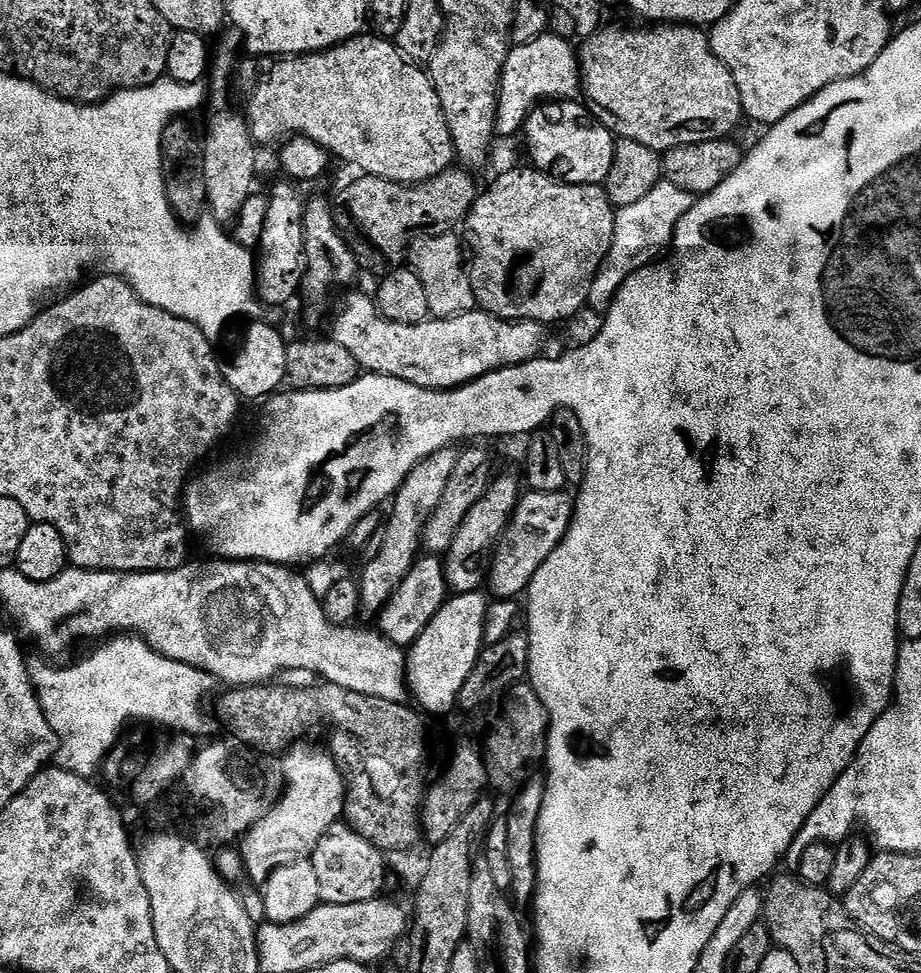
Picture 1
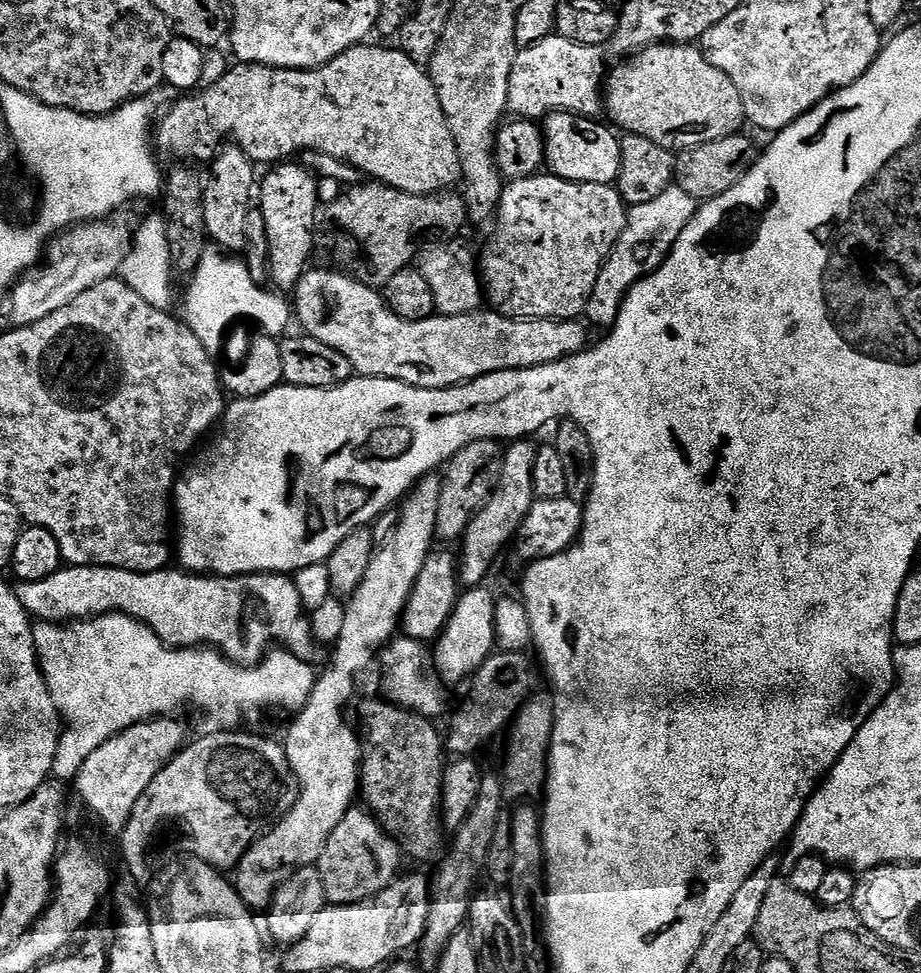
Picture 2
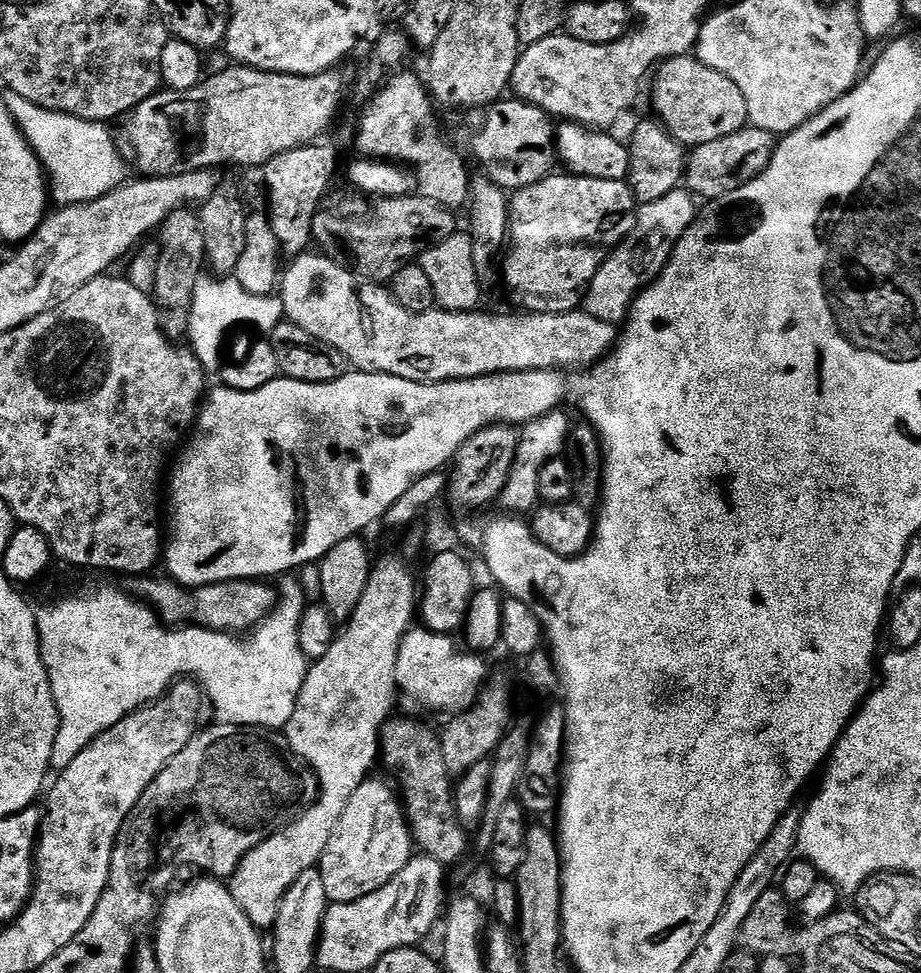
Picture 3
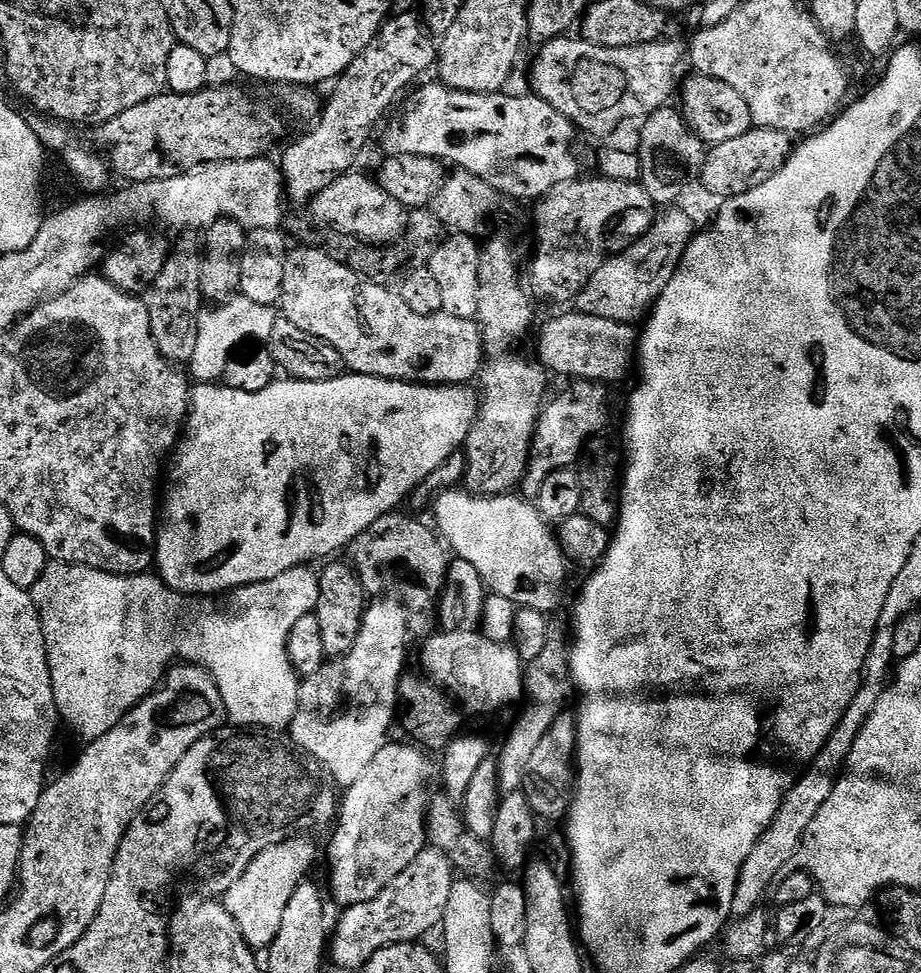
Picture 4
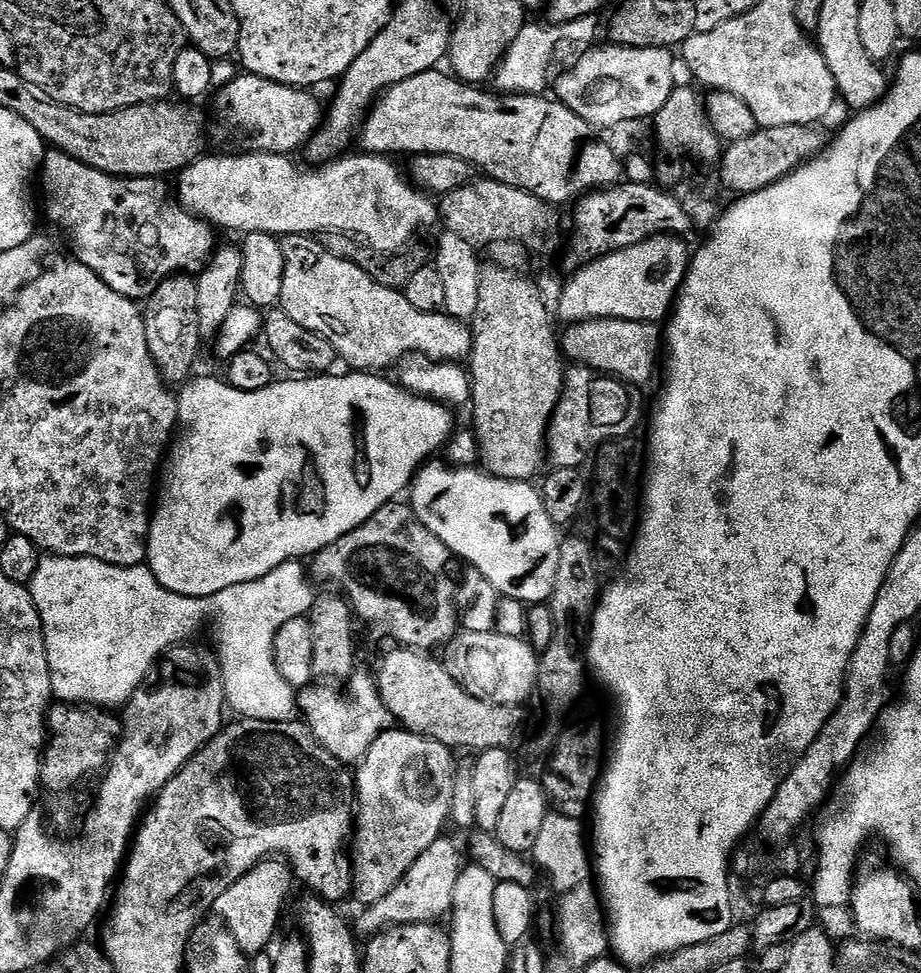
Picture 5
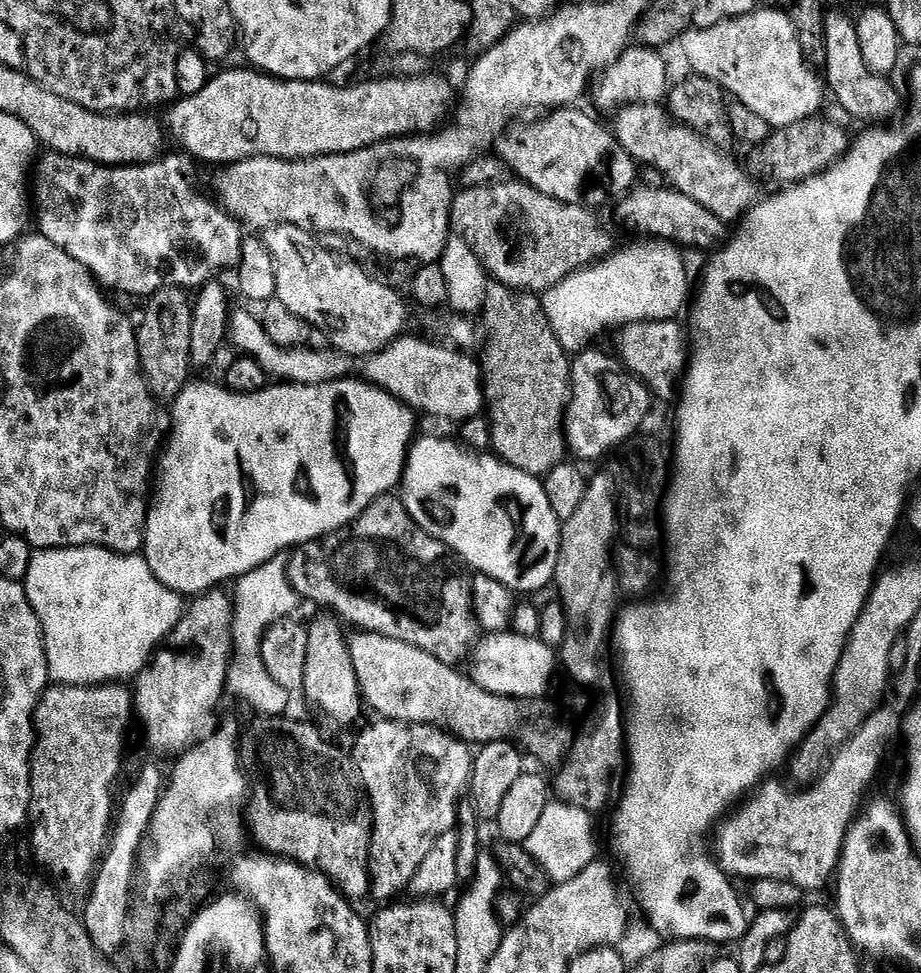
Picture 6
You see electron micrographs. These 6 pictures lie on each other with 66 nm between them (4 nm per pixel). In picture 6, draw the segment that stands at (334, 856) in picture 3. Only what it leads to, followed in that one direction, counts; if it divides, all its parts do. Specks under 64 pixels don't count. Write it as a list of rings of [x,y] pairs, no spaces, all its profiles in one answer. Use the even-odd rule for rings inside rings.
[[[385,719],[376,723],[380,724],[370,725],[357,738],[356,749],[353,750],[351,759],[354,761],[359,783],[370,805],[372,834],[368,846],[370,896],[371,899],[384,900],[380,902],[392,902],[399,897],[396,895],[403,888],[405,891],[411,885],[414,874],[418,874],[418,866],[422,866],[434,842],[438,842],[442,834],[451,832],[457,827],[456,811],[462,797],[468,791],[468,781],[472,778],[474,752],[469,745],[454,736],[449,736],[440,728],[431,728],[425,724],[397,724]]]

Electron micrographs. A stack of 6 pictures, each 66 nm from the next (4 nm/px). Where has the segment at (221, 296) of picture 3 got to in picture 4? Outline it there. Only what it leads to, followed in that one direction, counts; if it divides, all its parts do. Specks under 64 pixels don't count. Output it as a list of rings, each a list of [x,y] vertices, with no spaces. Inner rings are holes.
[[[239,294],[232,297],[231,300],[223,301],[213,312],[205,311],[200,317],[200,329],[197,330],[198,346],[194,350],[194,358],[190,361],[191,375],[201,384],[211,384],[219,381],[223,377],[229,360],[232,359],[236,348],[243,340],[260,340],[256,342],[266,342],[270,338],[271,331],[274,330],[274,322],[278,318],[277,313],[272,308],[258,306],[258,302],[250,302],[250,298]]]

